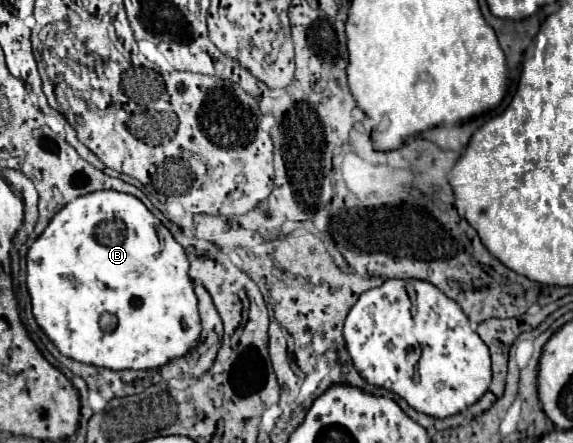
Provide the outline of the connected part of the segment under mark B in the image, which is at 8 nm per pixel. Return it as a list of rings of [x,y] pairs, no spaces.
[[[92,192],[66,204],[28,250],[26,284],[36,322],[72,360],[108,370],[150,370],[198,346],[202,326],[184,248],[136,196]]]

